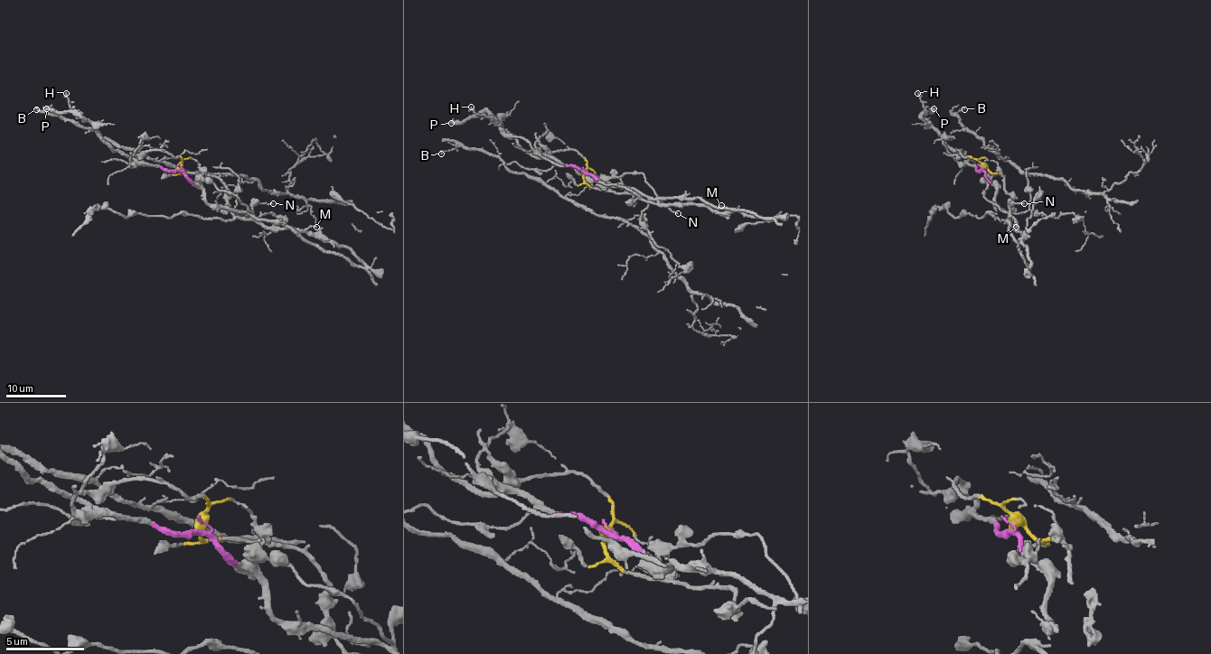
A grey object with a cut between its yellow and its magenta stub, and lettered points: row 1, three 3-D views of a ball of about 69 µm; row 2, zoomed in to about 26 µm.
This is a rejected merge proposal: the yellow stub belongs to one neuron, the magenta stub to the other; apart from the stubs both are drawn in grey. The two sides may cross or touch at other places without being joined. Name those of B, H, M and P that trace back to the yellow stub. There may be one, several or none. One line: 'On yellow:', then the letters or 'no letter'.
On yellow: M

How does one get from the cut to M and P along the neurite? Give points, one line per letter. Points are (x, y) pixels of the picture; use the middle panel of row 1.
M: (584, 171), (585, 181), (589, 185), (630, 193), (633, 200), (705, 206), (721, 205)
P: (584, 171), (549, 157), (531, 155), (486, 112), (450, 123)

